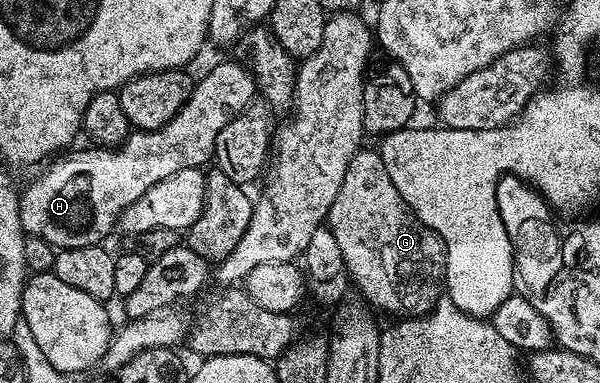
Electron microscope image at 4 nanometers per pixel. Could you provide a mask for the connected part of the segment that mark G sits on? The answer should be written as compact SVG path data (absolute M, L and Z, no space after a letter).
M365 150L355 152L351 157L351 165L347 165L343 185L339 185L339 193L329 210L328 229L335 233L347 275L353 278L354 285L361 290L360 298L370 308L389 311L394 307L397 311L406 311L403 313L409 317L427 315L443 287L445 243L437 232L419 221L417 214L403 201L399 189L391 185L391 177L387 177L387 165L383 165L380 150Z

